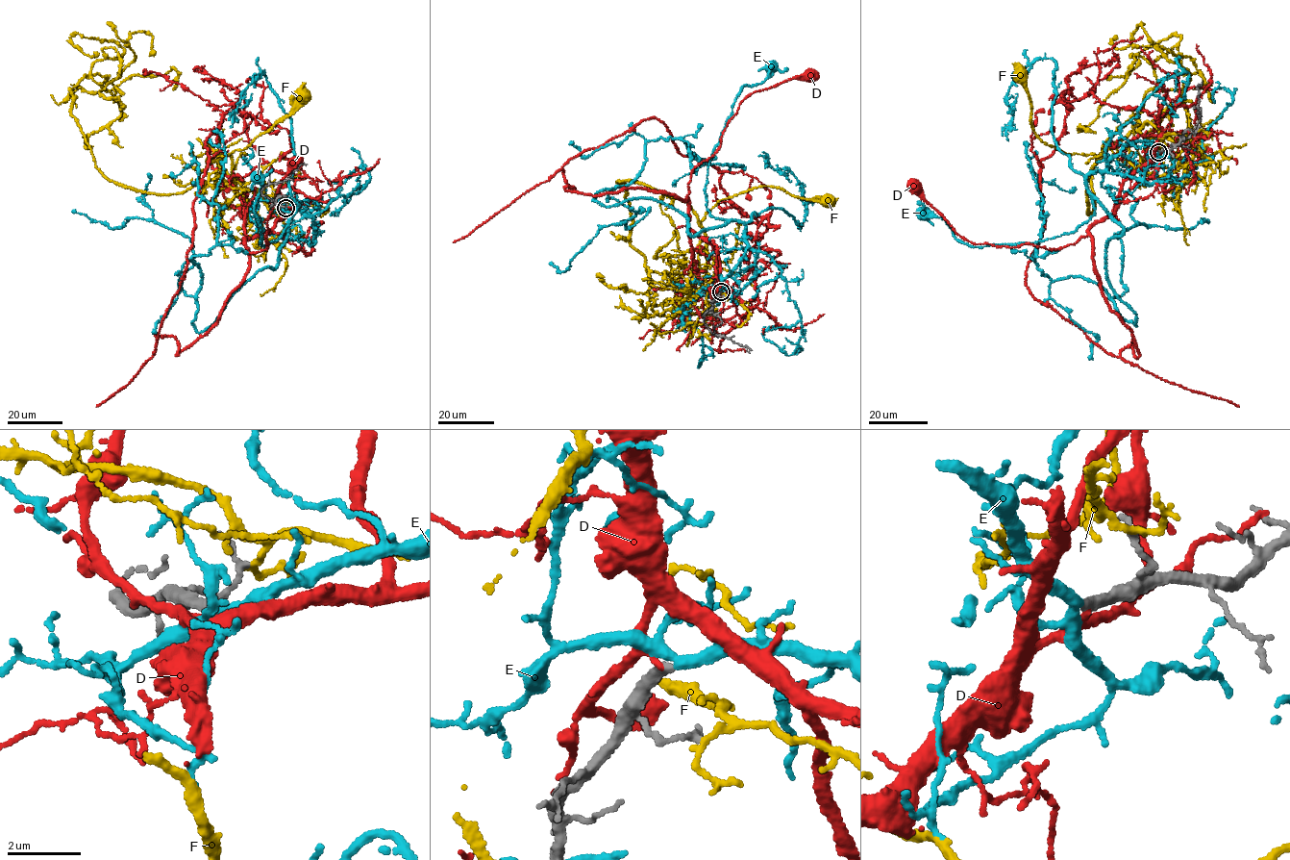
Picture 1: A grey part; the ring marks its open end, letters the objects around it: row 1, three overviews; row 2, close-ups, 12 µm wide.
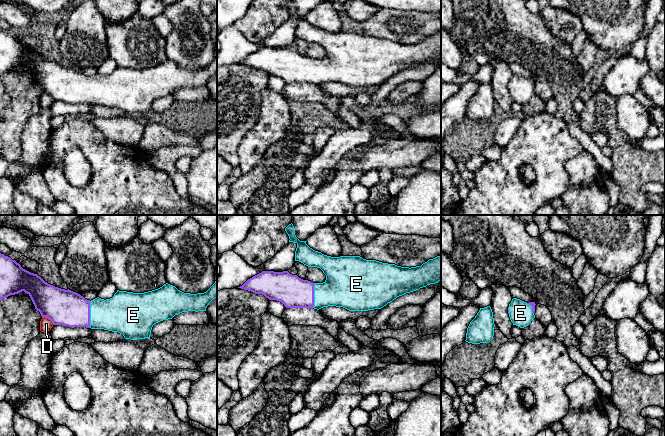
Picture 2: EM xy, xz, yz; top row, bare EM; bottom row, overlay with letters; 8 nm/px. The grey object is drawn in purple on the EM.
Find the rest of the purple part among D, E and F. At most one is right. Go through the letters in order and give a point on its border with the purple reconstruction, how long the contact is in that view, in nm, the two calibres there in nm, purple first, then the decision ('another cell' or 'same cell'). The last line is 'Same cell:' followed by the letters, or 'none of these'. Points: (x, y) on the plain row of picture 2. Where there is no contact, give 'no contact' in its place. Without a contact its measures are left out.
D: contact xy (48, 94); length 120 nm; calibres 280 and 100 nm; another cell
E: contact xy (89, 90); length 220 nm; calibres 280 and 300 nm; same cell
F: no contact; another cell
Same cell: E

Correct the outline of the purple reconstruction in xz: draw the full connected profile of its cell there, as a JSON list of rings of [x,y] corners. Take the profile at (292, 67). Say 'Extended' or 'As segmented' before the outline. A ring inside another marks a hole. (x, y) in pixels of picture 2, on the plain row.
Extended. [[[293,0],[285,4],[289,18],[297,20],[295,37],[308,43],[320,44],[326,51],[323,59],[303,56],[288,47],[262,47],[238,63],[262,70],[270,76],[281,78],[286,84],[321,85],[328,82],[343,83],[349,87],[368,87],[381,85],[399,72],[410,69],[441,56],[441,31],[429,35],[421,42],[401,43],[395,40],[366,36],[360,32],[331,33],[310,24],[306,17],[300,17],[295,11]]]

